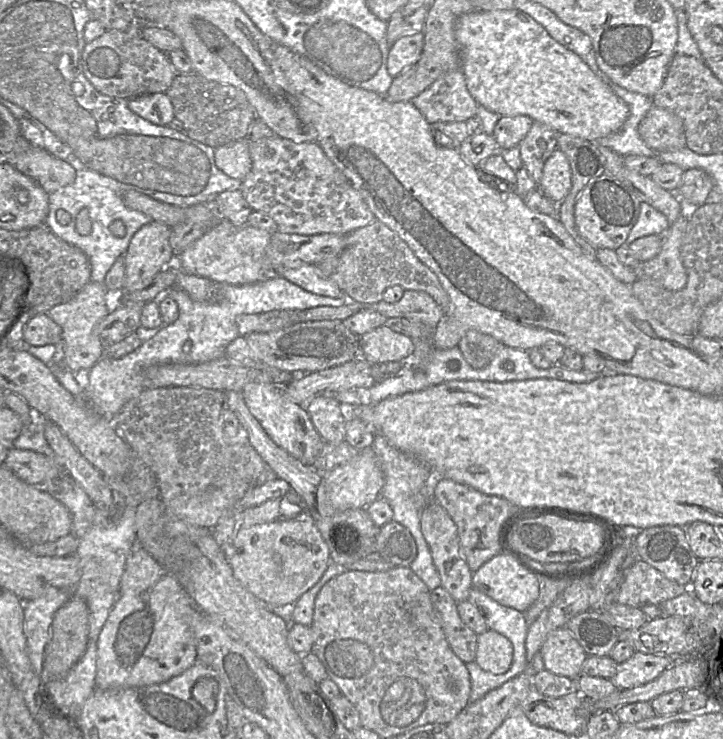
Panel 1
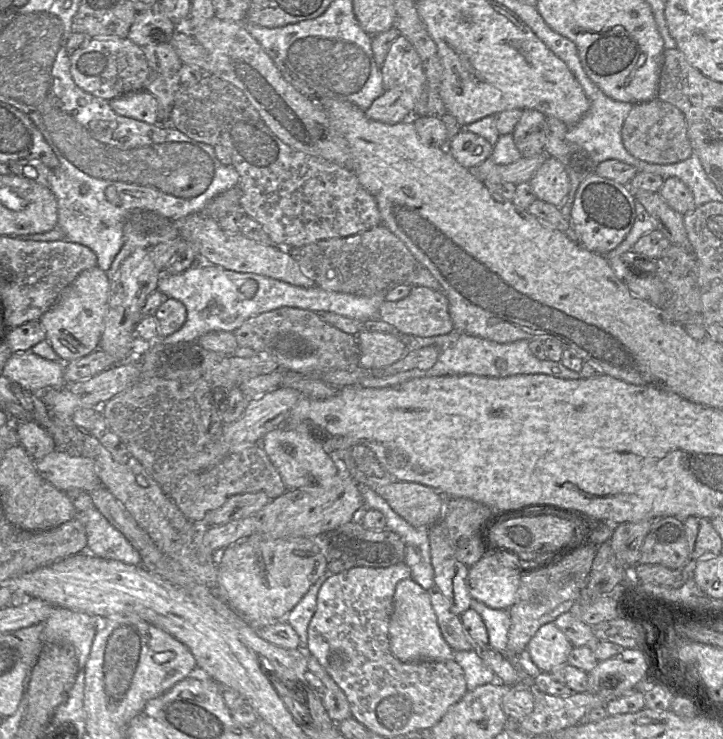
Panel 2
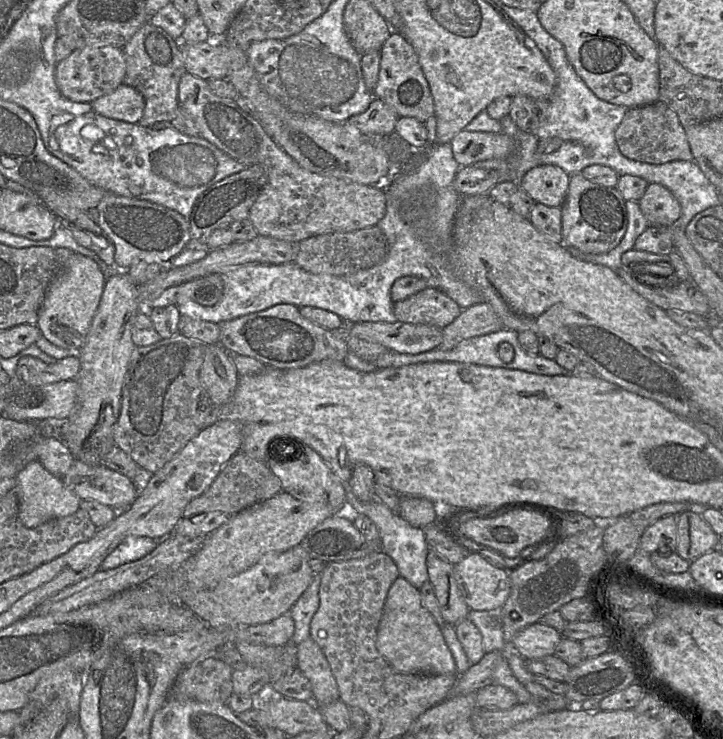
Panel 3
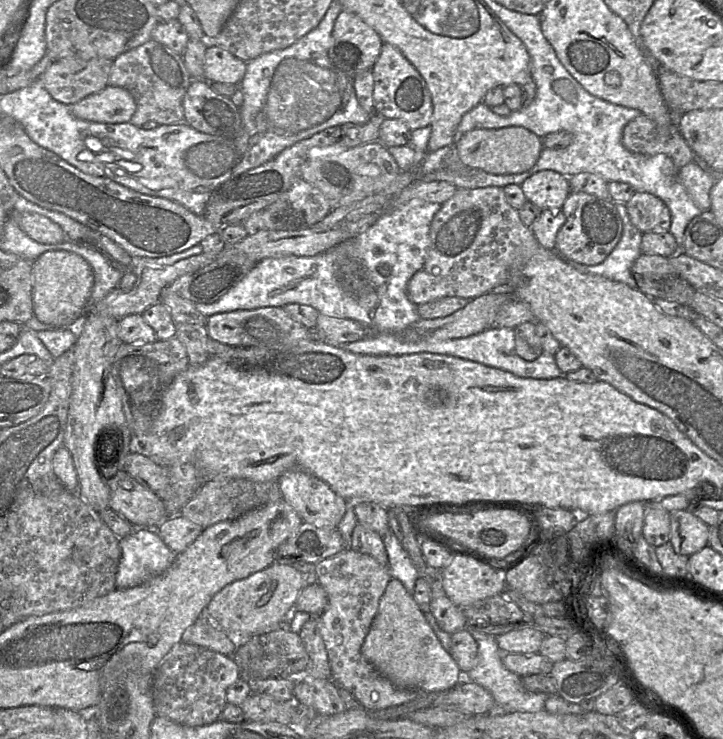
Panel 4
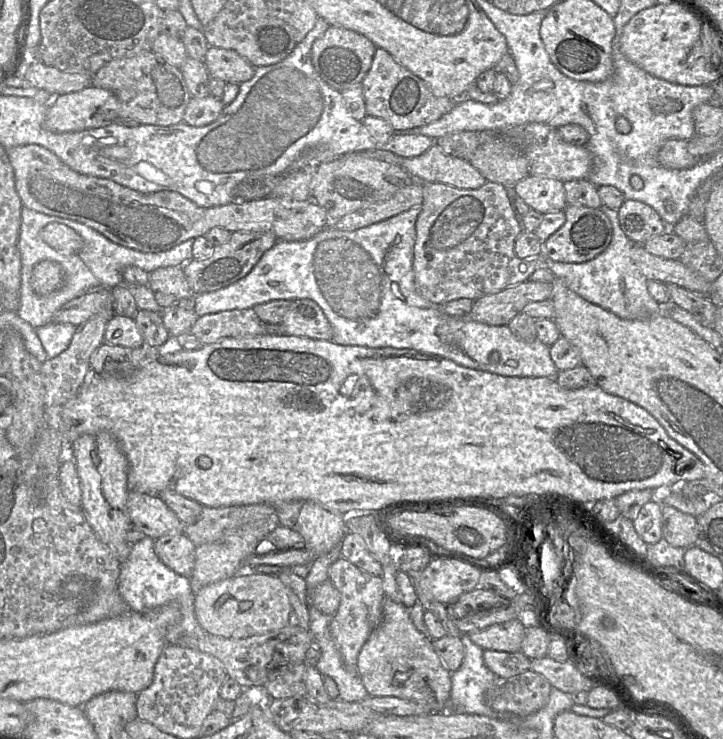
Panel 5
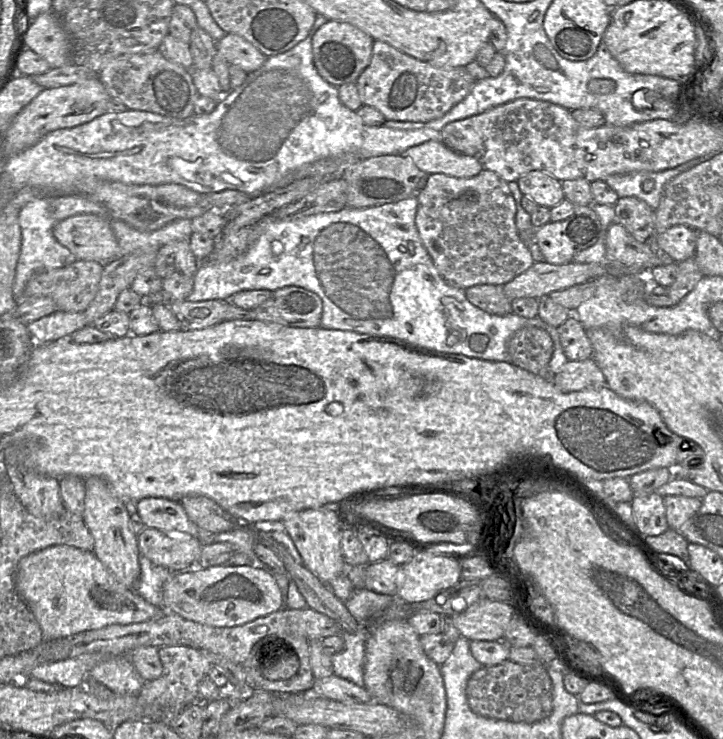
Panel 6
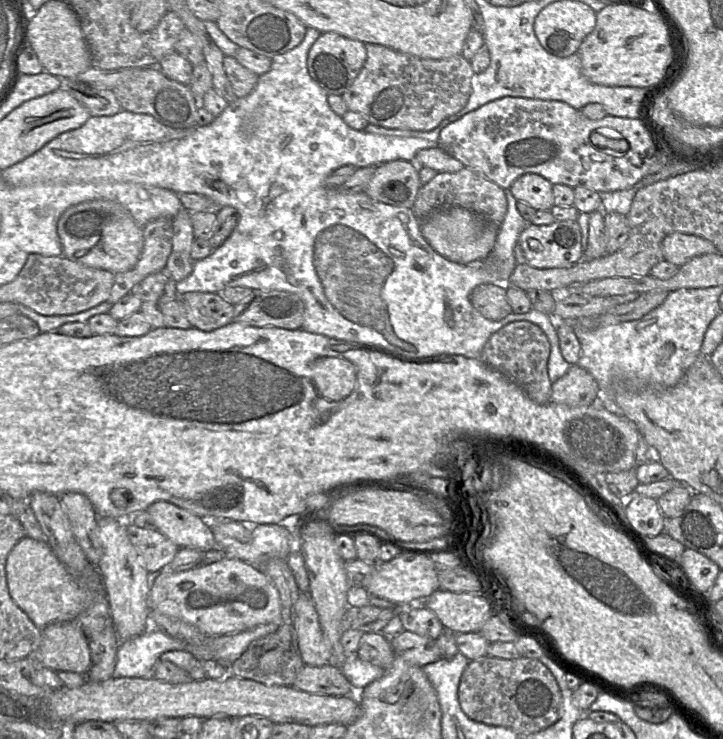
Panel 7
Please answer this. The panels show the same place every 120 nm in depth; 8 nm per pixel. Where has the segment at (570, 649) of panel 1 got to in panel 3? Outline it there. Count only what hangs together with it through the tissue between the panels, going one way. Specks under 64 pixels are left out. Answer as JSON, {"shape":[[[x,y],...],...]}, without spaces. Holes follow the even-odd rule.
{"shape":[[[537,622],[516,633],[511,642],[524,659],[532,660],[553,655],[561,638],[557,630]]]}

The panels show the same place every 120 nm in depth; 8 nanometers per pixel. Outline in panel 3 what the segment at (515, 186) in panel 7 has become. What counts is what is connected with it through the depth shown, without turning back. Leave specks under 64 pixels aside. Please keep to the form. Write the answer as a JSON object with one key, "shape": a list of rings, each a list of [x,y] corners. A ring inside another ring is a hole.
{"shape":[[[542,165],[528,171],[518,185],[535,203],[560,208],[565,201],[569,181],[570,176],[561,168]]]}

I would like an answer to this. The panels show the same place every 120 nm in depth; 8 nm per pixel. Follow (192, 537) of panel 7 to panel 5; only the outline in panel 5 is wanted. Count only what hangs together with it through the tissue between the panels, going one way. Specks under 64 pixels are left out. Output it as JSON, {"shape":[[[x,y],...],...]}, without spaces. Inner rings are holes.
{"shape":[[[129,491],[127,508],[131,523],[154,540],[184,532],[184,524],[158,496]]]}

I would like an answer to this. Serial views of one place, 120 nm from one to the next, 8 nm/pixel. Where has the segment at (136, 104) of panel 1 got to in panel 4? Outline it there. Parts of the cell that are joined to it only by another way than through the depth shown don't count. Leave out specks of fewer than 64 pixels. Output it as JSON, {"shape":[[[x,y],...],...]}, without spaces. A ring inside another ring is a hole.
{"shape":[[[106,86],[70,106],[71,114],[78,119],[106,123],[128,123],[136,111],[133,96],[124,88]]]}

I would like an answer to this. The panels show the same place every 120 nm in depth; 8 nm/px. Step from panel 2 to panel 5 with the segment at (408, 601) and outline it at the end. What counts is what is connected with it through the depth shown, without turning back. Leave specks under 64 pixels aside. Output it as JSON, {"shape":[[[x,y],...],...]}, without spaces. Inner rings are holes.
{"shape":[[[385,598],[382,608],[381,621],[361,648],[356,666],[368,695],[417,701],[442,712],[449,707],[451,672],[435,652],[433,639],[417,630],[402,602]]]}

